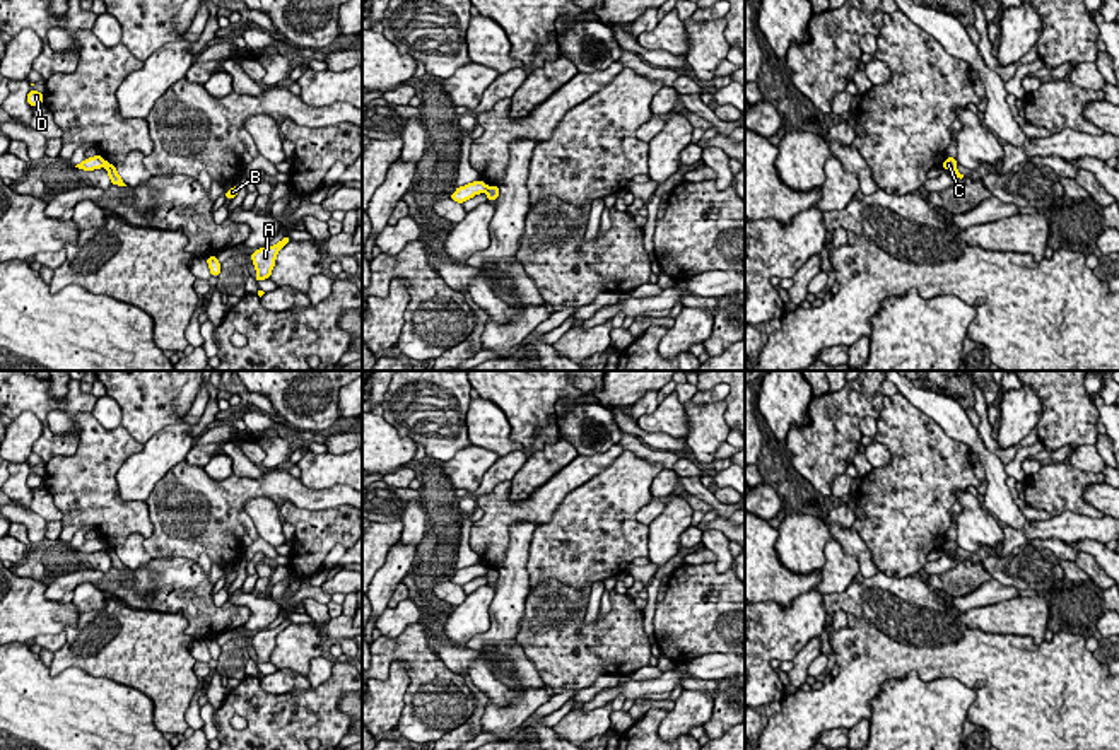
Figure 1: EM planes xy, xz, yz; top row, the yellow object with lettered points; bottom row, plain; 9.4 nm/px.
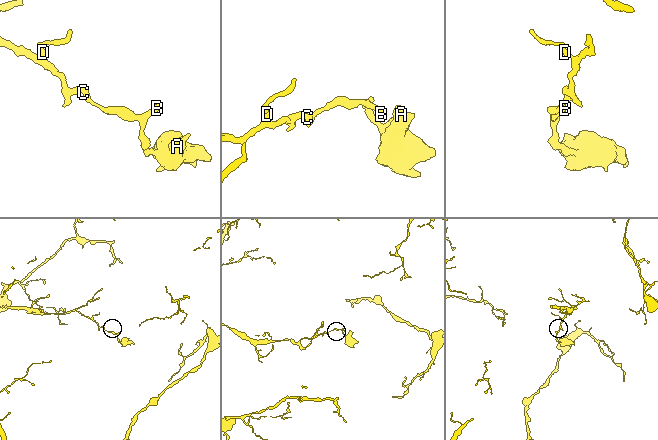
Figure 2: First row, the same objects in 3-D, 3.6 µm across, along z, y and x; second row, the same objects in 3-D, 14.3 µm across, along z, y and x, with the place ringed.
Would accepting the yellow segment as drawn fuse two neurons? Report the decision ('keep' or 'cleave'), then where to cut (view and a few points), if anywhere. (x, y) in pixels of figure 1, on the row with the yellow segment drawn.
cleave; cut xz (489, 187), (486, 190)

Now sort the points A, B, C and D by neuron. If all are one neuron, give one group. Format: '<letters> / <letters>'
A B C / D

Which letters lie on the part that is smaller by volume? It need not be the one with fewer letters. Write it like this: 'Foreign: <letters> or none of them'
Foreign: A, B, C

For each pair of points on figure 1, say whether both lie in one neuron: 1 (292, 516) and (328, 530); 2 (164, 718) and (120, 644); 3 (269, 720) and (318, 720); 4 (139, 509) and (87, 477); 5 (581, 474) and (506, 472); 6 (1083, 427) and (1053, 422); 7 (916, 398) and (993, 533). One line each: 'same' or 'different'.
1: same
2: same
3: same
4: same
5: different
6: same
7: different

